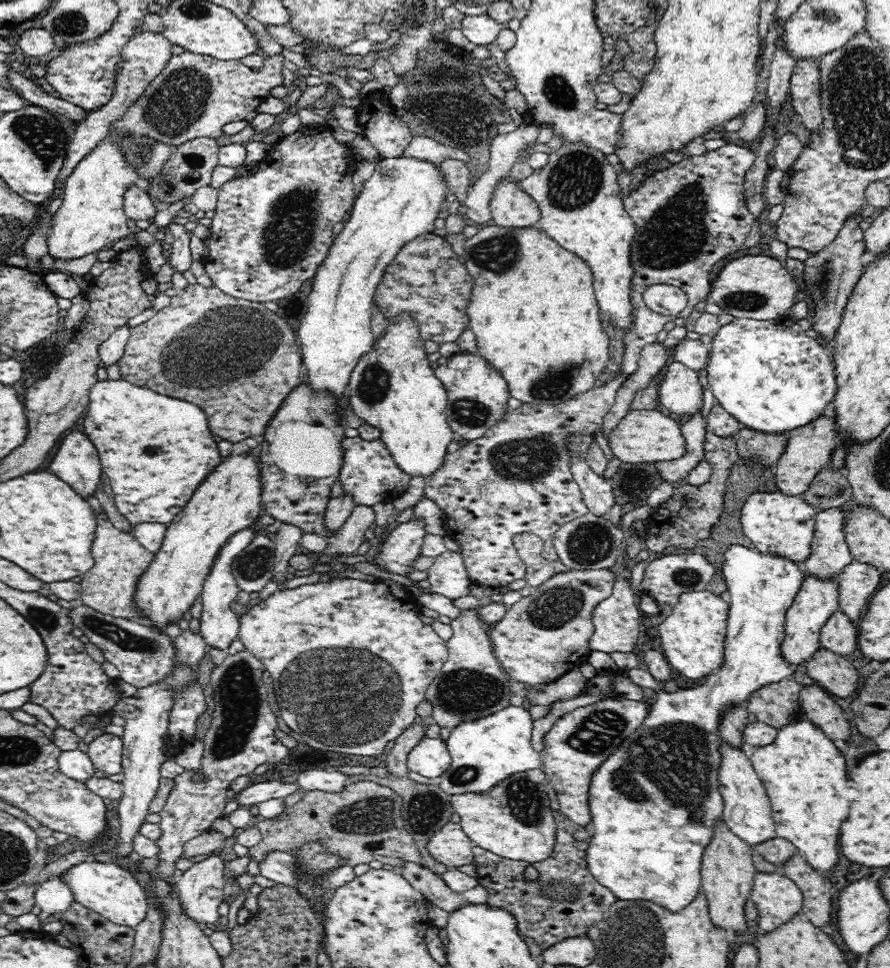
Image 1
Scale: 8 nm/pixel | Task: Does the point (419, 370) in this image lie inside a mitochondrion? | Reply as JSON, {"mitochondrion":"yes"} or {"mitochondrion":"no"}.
{"mitochondrion":"no"}

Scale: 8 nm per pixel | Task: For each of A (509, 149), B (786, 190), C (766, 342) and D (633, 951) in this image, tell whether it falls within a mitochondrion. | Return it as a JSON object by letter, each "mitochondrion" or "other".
{"A":"other","B":"other","C":"other","D":"mitochondrion"}

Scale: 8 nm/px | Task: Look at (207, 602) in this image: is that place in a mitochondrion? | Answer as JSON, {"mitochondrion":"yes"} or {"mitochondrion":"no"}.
{"mitochondrion":"no"}

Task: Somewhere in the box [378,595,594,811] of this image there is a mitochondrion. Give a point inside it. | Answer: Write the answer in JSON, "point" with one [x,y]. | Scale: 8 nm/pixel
{"point":[464,692]}

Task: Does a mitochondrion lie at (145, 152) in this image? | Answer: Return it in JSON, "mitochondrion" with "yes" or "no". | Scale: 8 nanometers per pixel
{"mitochondrion":"yes"}

